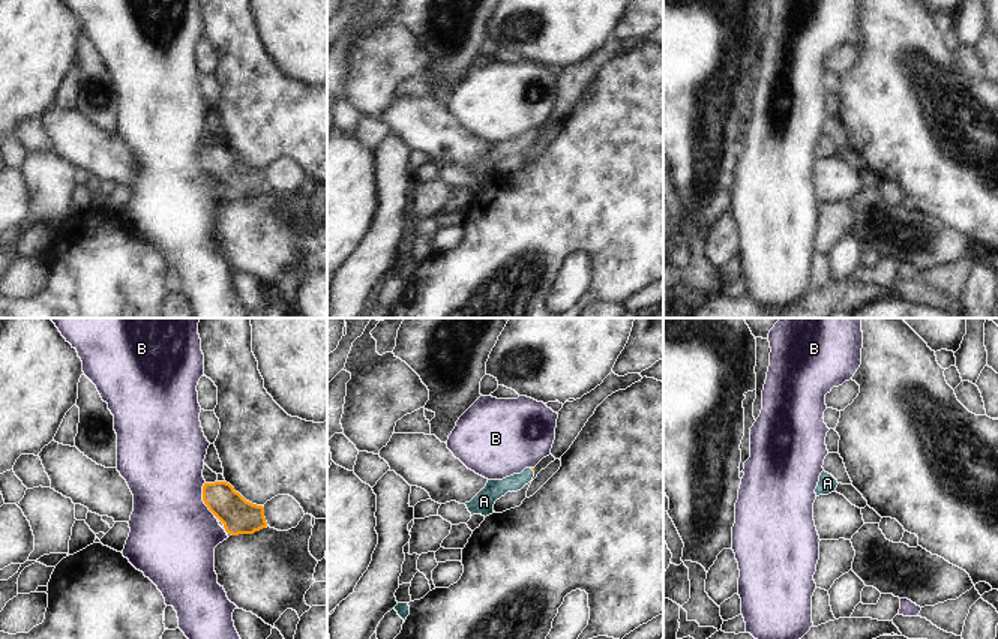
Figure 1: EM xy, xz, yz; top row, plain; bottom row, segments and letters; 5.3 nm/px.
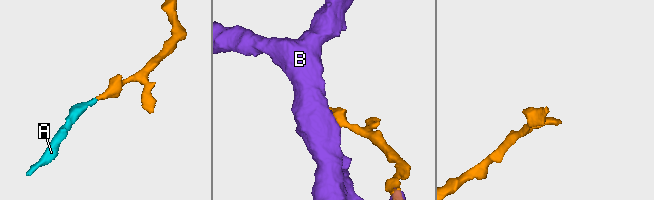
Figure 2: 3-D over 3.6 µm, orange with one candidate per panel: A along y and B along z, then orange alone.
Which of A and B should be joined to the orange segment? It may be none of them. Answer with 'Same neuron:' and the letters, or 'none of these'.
Same neuron: A

